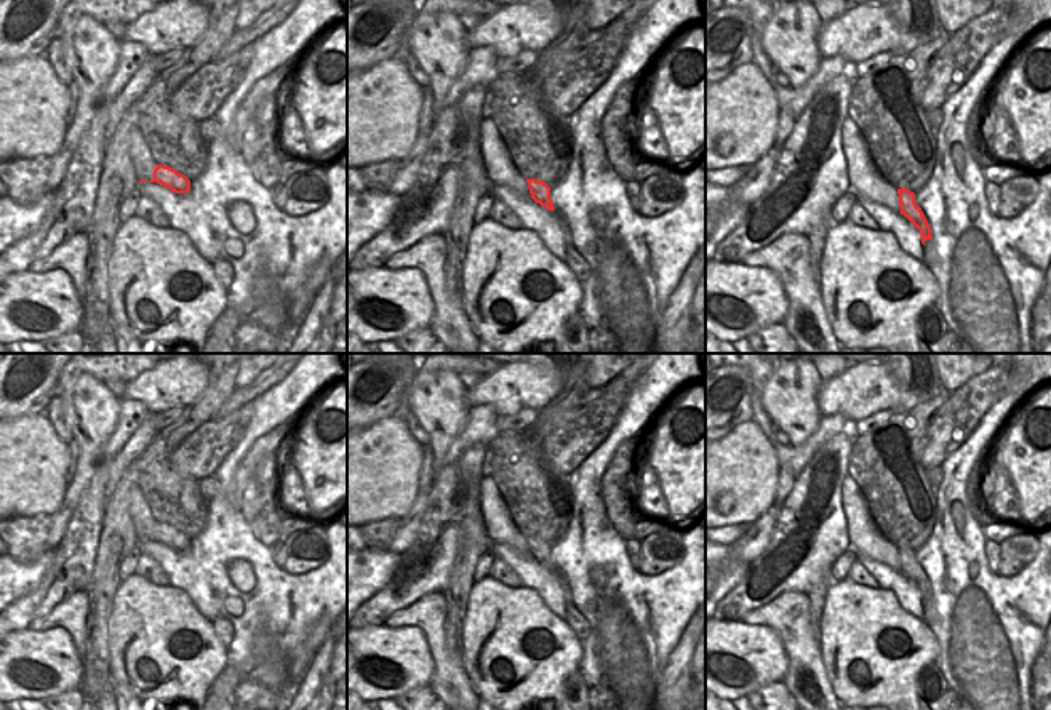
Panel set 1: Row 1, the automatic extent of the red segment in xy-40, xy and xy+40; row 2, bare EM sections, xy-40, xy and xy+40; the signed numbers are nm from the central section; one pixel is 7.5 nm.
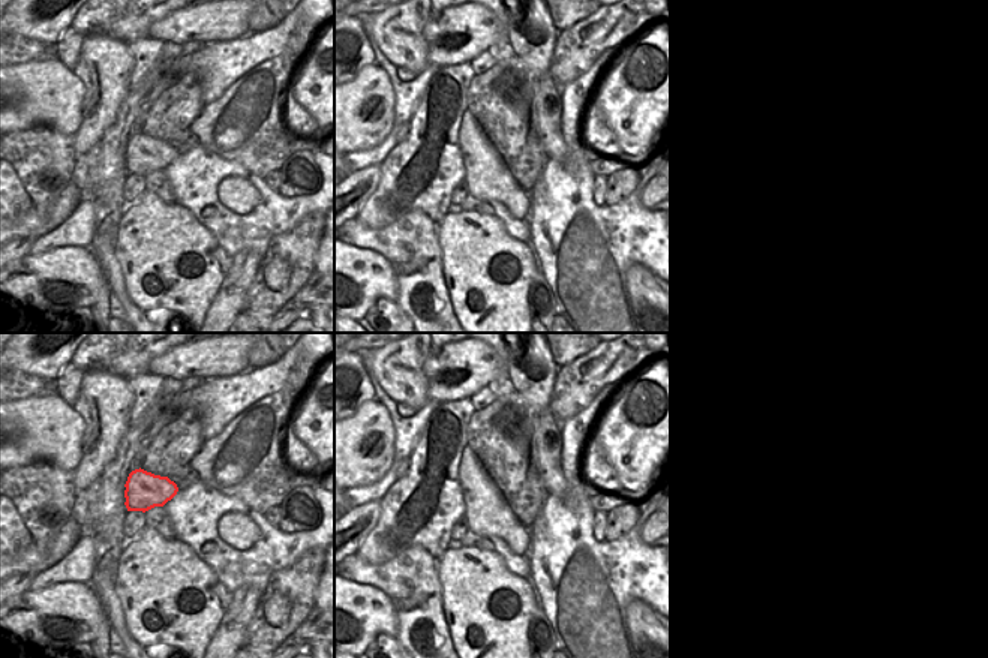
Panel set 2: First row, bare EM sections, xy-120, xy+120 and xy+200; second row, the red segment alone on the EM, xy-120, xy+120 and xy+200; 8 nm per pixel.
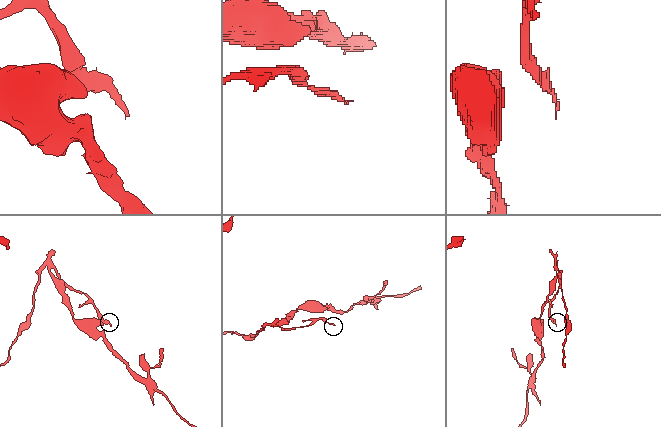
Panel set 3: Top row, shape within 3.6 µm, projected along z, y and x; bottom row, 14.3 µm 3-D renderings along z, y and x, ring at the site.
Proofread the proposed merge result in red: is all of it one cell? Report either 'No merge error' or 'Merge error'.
Merge error.

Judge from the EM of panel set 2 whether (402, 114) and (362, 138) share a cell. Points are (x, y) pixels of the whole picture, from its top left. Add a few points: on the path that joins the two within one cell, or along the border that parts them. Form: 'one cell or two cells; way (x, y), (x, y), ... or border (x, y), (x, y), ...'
two cells; border (392, 86), (395, 96), (393, 128), (372, 149)

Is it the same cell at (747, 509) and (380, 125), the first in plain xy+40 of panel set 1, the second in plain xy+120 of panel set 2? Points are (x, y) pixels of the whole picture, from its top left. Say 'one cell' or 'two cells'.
one cell

